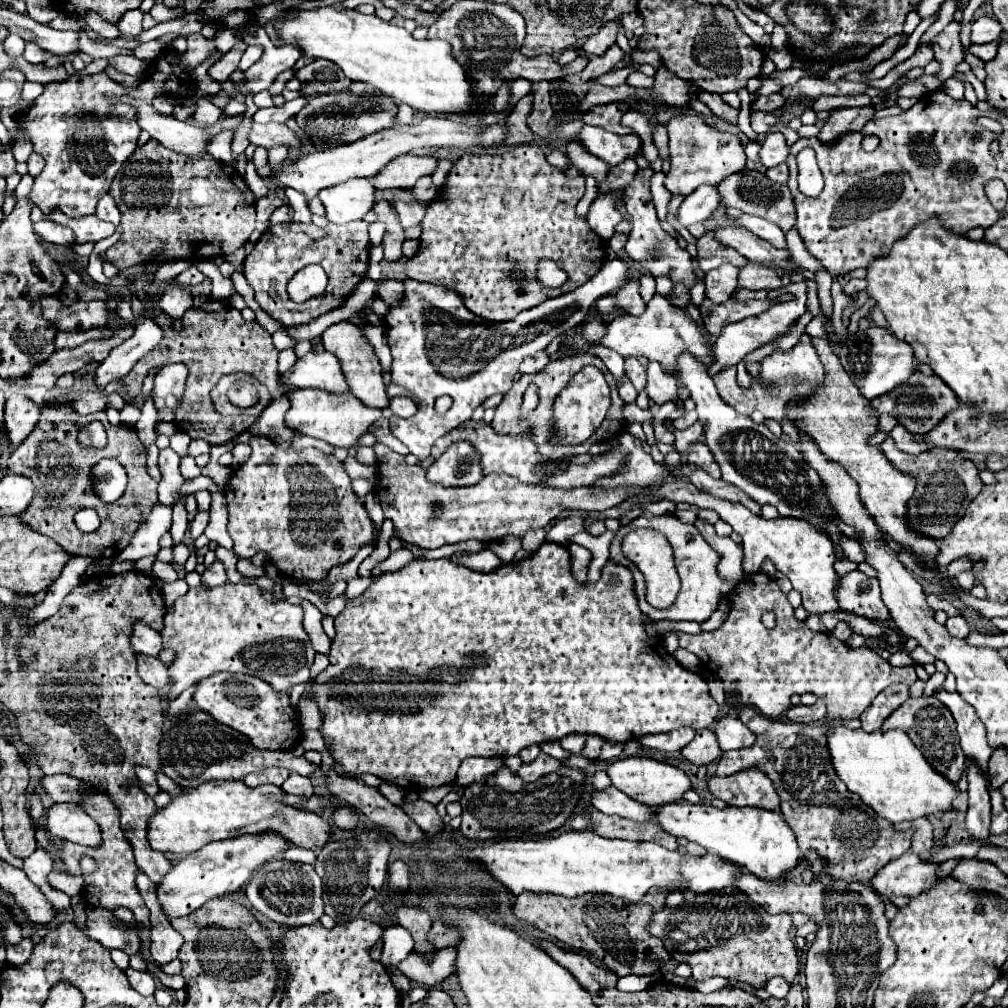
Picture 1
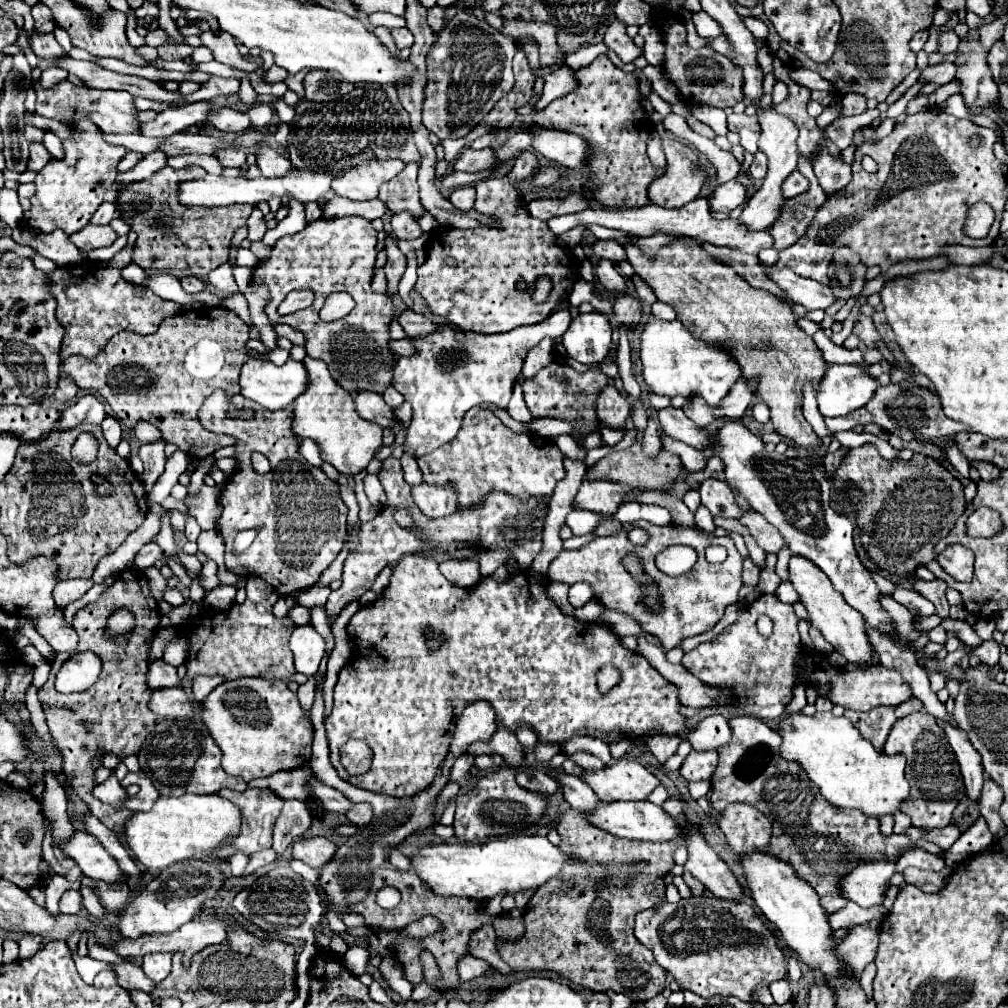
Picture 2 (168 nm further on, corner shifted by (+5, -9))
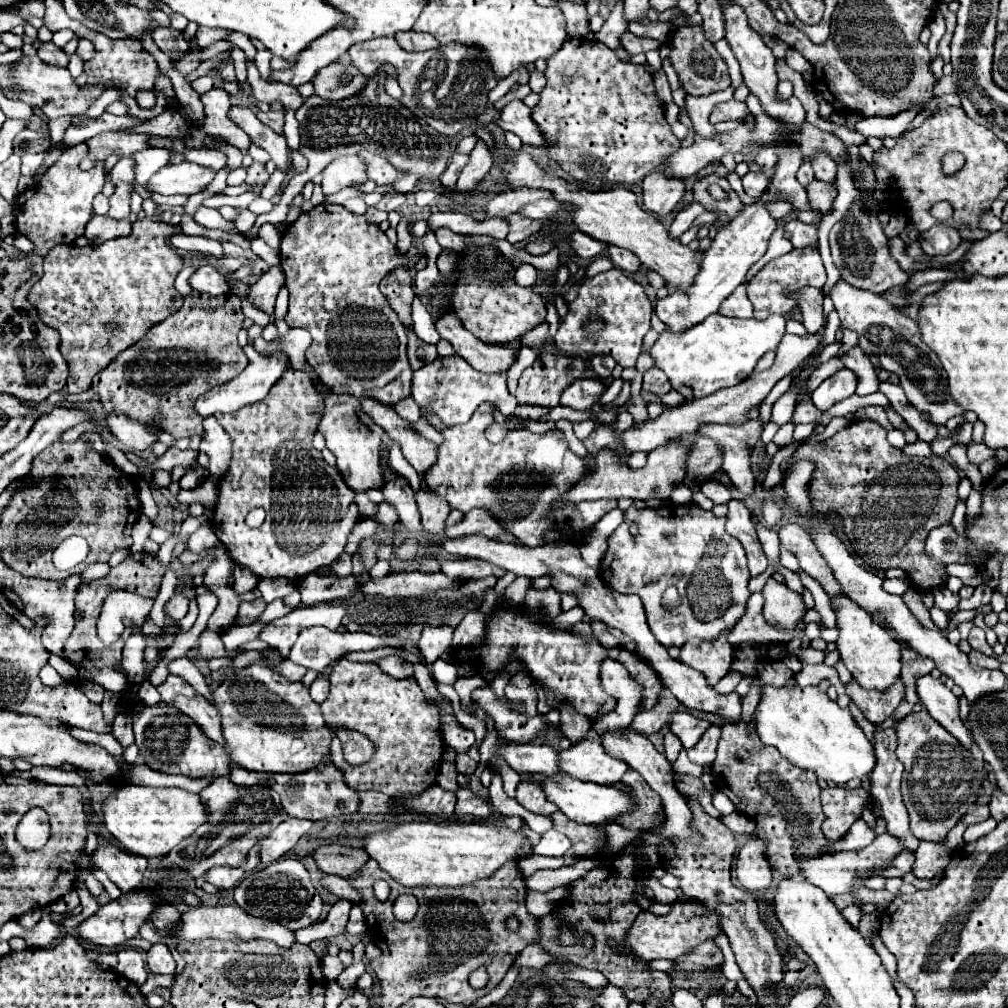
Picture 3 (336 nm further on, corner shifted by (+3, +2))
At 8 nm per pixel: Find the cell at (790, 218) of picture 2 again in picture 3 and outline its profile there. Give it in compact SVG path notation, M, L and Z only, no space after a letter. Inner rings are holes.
M789 221L785 225L785 231L791 235L791 243L793 247L807 247L817 243L817 227L815 225L807 225L803 221Z

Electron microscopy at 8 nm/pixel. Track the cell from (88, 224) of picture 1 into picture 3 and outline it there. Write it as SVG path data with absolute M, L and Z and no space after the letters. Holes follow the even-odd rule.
M93 215L85 227L85 237L89 245L97 245L107 239L123 237L129 233L131 233L129 219L111 219L107 215Z

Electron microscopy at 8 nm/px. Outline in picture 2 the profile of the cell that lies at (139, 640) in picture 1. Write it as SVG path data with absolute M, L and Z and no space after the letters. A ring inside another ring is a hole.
M153 662L149 666L149 688L163 690L163 688L181 688L183 682L177 676L177 668L165 662Z

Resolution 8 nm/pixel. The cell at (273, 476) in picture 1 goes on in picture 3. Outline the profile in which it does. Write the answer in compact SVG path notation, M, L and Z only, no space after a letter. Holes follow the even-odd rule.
M289 369L285 375L271 387L269 395L257 403L241 407L241 411L229 415L215 415L219 425L233 439L233 459L227 473L221 479L221 493L213 511L213 531L219 541L229 551L231 559L251 569L257 577L287 577L299 579L311 571L321 567L329 567L345 549L347 535L353 529L355 519L359 517L357 507L353 503L353 491L345 487L339 471L329 467L321 457L321 451L313 449L311 441L317 431L317 415L321 411L321 399L309 379L307 373ZM261 507L267 511L267 519L259 529L249 529L245 525L245 517L251 509ZM293 515L309 515L309 531L317 535L317 547L313 551L305 551L305 555L293 555Z

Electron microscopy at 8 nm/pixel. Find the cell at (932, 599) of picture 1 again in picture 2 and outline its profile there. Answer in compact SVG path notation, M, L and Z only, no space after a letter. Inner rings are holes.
M947 618L947 620L943 620L941 622L941 626L947 630L947 632L957 632L959 634L959 638L967 644L967 646L975 646L975 642L983 642L977 634L975 634L975 630L969 626L969 624L965 624L963 620L951 620L951 618Z

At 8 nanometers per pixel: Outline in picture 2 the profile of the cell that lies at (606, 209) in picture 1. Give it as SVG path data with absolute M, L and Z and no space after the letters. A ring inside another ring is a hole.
M597 240L591 246L591 250L593 250L593 256L599 258L599 260L601 258L607 258L607 260L613 260L613 262L627 260L623 246L619 246L619 242L615 242L615 240Z

